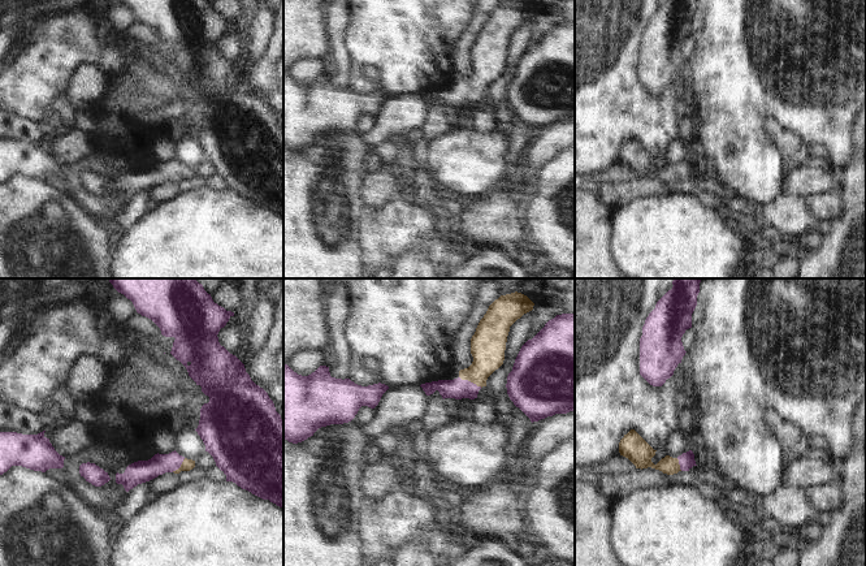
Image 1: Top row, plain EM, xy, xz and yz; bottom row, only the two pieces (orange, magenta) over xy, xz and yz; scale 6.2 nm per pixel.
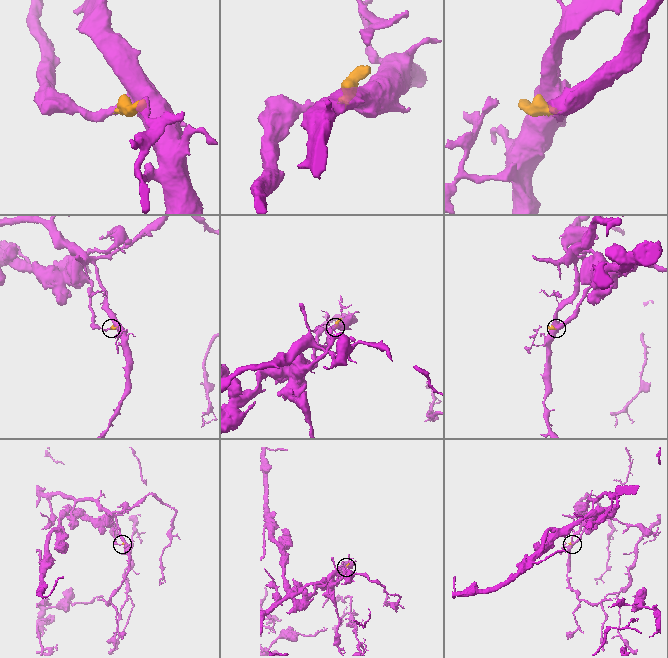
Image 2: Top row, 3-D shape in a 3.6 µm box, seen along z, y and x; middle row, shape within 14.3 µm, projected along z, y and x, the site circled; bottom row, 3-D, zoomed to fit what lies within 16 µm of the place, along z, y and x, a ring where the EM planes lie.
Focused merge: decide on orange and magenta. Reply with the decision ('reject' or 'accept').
accept

